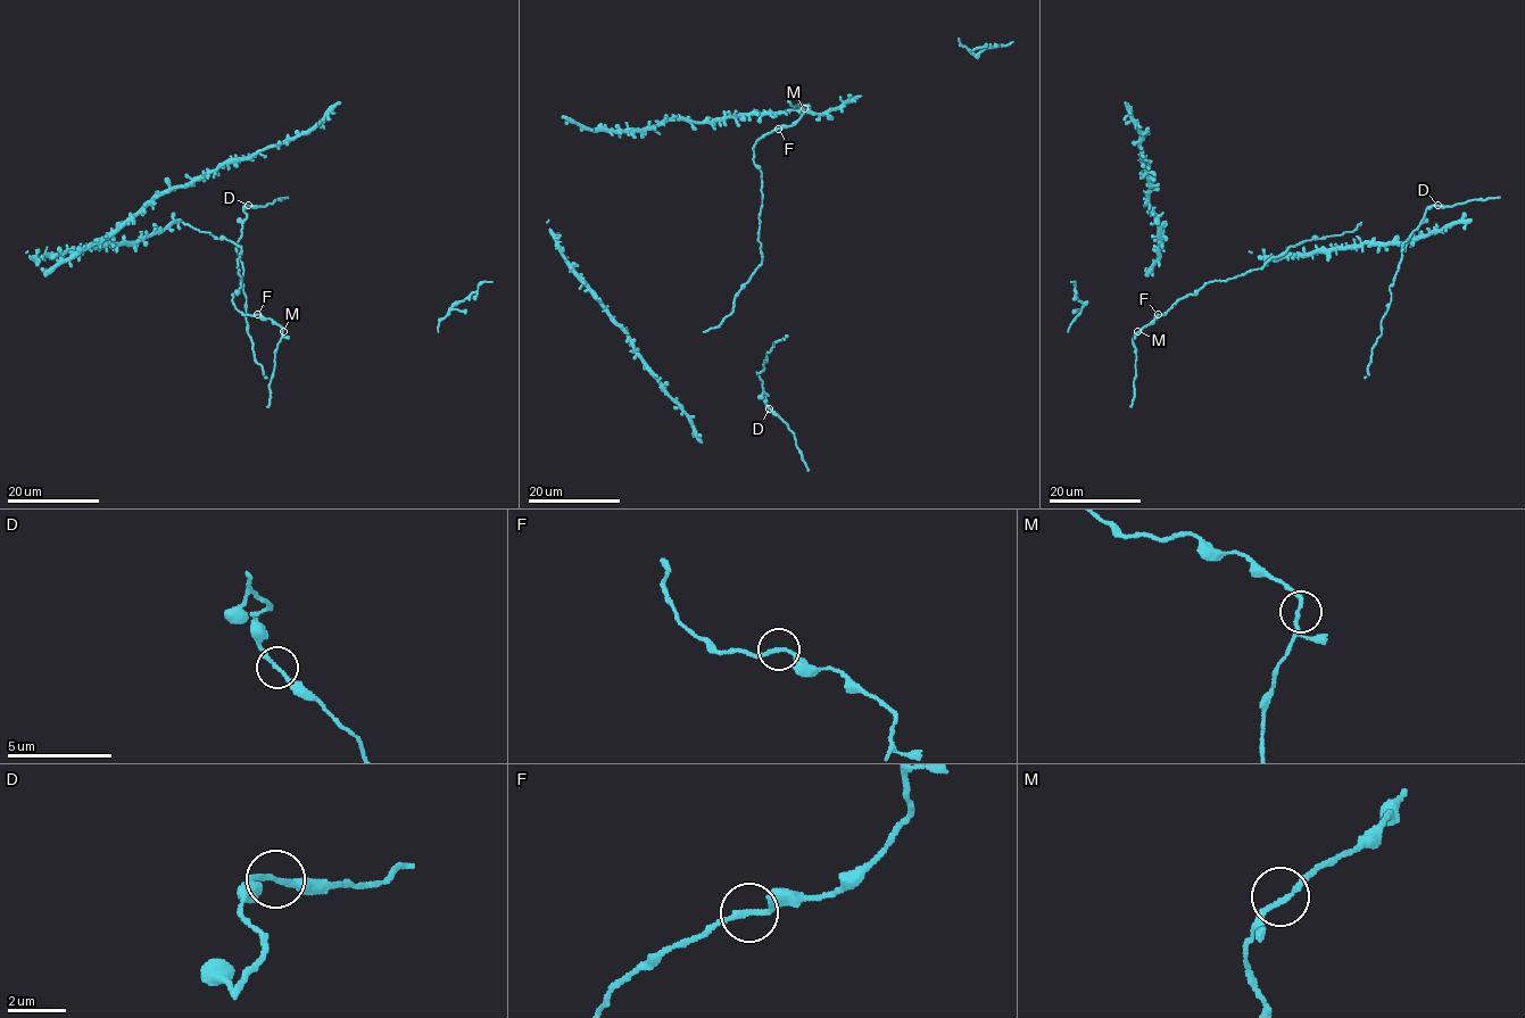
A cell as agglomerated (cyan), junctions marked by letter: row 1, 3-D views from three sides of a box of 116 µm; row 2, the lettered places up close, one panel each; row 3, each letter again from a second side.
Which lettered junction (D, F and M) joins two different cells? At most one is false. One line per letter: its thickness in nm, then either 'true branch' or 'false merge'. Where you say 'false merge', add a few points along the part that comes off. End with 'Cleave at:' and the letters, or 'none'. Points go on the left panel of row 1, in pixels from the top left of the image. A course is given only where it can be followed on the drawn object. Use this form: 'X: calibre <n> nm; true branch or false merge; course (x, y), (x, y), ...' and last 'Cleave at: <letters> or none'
D: calibre 180 nm; false merge; course (248, 206), (265, 206), (288, 197)
F: calibre 190 nm; true branch
M: calibre 170 nm; true branch
Cleave at: D

